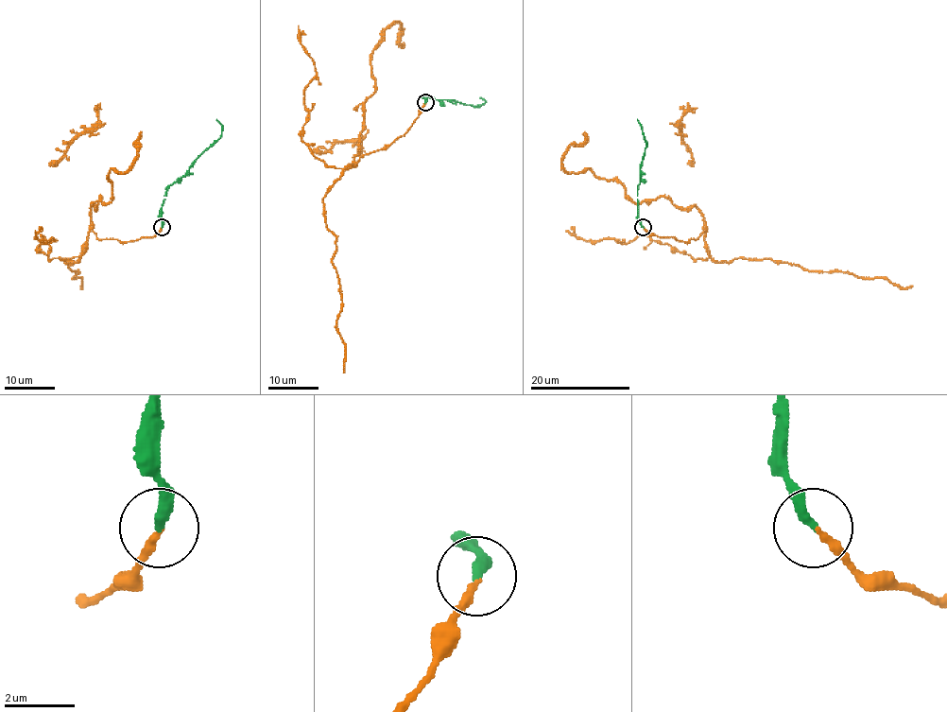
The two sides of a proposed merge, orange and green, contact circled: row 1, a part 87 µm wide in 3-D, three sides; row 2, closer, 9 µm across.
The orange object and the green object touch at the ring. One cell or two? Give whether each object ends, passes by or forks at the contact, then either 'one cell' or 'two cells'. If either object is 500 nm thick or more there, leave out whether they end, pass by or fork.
orange ends; green ends; one cell

